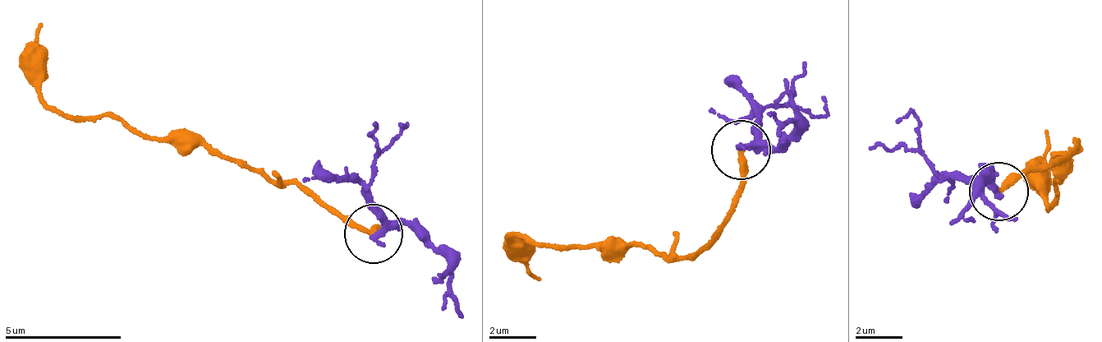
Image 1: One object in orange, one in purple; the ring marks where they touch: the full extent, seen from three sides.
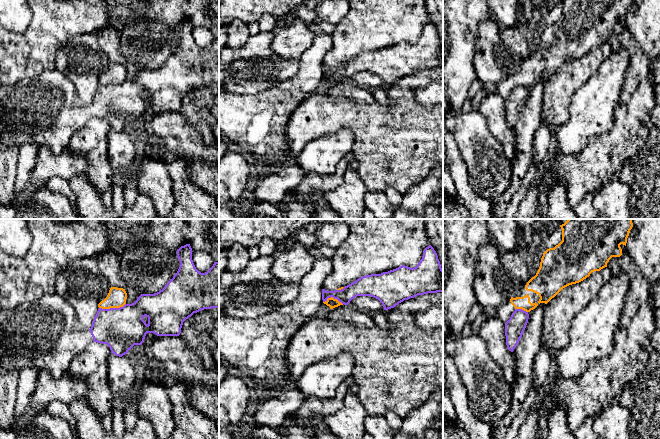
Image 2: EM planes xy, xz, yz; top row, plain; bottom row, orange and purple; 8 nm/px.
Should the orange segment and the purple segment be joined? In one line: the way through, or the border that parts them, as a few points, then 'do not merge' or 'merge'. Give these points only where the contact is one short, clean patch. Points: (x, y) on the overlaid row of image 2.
border xy (125, 303), (119, 307), (99, 308); do not merge

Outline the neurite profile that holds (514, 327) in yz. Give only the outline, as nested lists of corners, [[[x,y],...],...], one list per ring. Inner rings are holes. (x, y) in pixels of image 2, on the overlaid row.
[[[515,309],[510,319],[505,323],[507,348],[513,352],[528,323],[529,314],[522,309]]]

